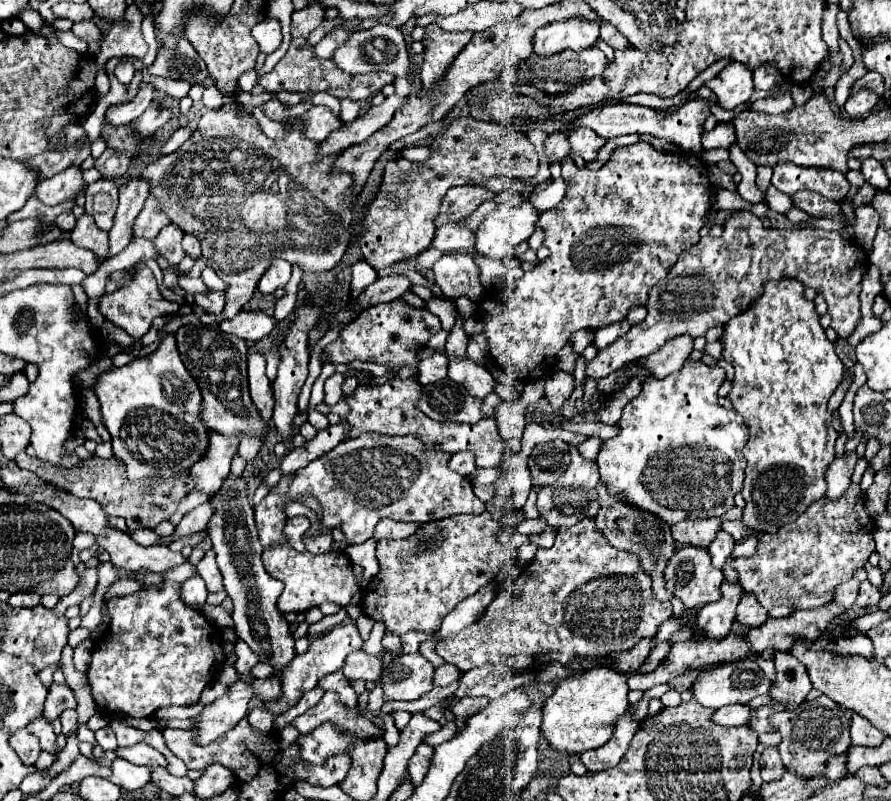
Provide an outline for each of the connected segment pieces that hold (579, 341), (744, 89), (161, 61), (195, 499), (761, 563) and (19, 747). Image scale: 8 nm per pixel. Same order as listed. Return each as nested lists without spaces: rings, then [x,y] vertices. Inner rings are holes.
[[[578,330],[570,336],[570,342],[574,344],[574,352],[580,354],[586,348],[586,336],[594,336],[594,330]]]
[[[732,62],[716,78],[708,80],[706,86],[718,96],[718,102],[722,108],[732,110],[744,104],[752,96],[754,92],[752,70],[746,64]]]
[[[188,40],[178,46],[178,56],[156,56],[156,62],[148,70],[152,76],[188,80],[192,84],[204,84],[208,78],[206,64]]]
[[[193,490],[193,492],[190,492],[184,499],[182,499],[180,507],[172,515],[170,522],[177,526],[183,516],[206,501],[208,501],[208,498],[205,494]]]
[[[850,486],[842,498],[820,498],[792,524],[778,528],[776,534],[762,534],[754,556],[730,562],[738,570],[742,588],[754,592],[764,608],[820,608],[832,600],[834,588],[840,582],[850,580],[854,570],[862,568],[872,554],[872,528],[874,524],[866,512],[864,500],[854,498],[854,486]]]
[[[20,728],[10,736],[10,746],[26,765],[34,765],[41,753],[38,738],[30,734],[26,728]]]

